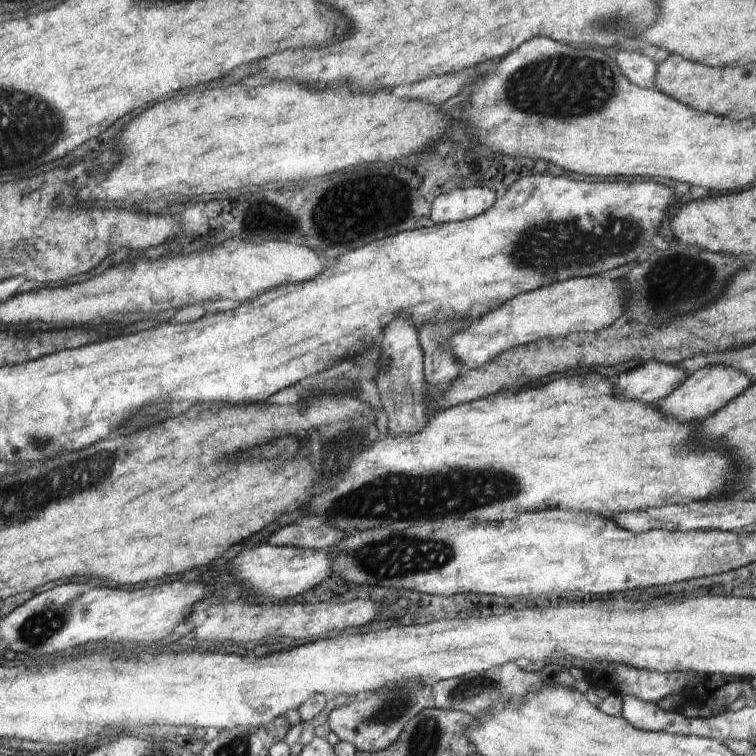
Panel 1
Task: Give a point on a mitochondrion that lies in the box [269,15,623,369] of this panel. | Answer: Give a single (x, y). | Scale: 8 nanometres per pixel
(562, 85)

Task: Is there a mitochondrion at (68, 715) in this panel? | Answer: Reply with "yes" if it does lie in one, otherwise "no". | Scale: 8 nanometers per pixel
no

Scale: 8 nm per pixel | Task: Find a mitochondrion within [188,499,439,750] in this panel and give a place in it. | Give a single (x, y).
(389, 713)

